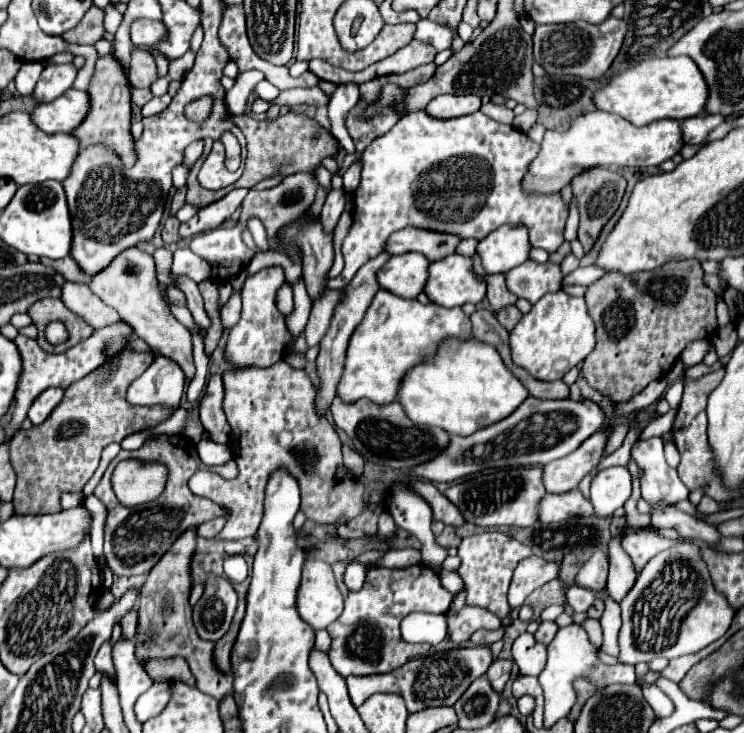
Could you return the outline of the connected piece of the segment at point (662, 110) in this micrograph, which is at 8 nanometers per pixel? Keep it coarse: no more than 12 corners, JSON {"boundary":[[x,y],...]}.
{"boundary":[[688,57],[616,75],[596,109],[636,127],[702,115],[706,81]]}

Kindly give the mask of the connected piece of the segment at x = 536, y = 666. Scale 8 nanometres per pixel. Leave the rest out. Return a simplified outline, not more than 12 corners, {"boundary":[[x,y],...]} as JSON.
{"boundary":[[524,632],[512,645],[522,675],[538,677],[546,647]]}

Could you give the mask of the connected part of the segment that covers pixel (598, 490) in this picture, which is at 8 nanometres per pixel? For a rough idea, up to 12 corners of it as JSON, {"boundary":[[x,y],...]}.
{"boundary":[[626,467],[592,477],[594,513],[610,517],[632,495]]}

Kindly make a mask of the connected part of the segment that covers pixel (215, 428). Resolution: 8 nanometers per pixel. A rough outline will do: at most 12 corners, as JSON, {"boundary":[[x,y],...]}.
{"boundary":[[210,377],[200,401],[200,419],[216,443],[230,441],[222,411],[222,377]]}

